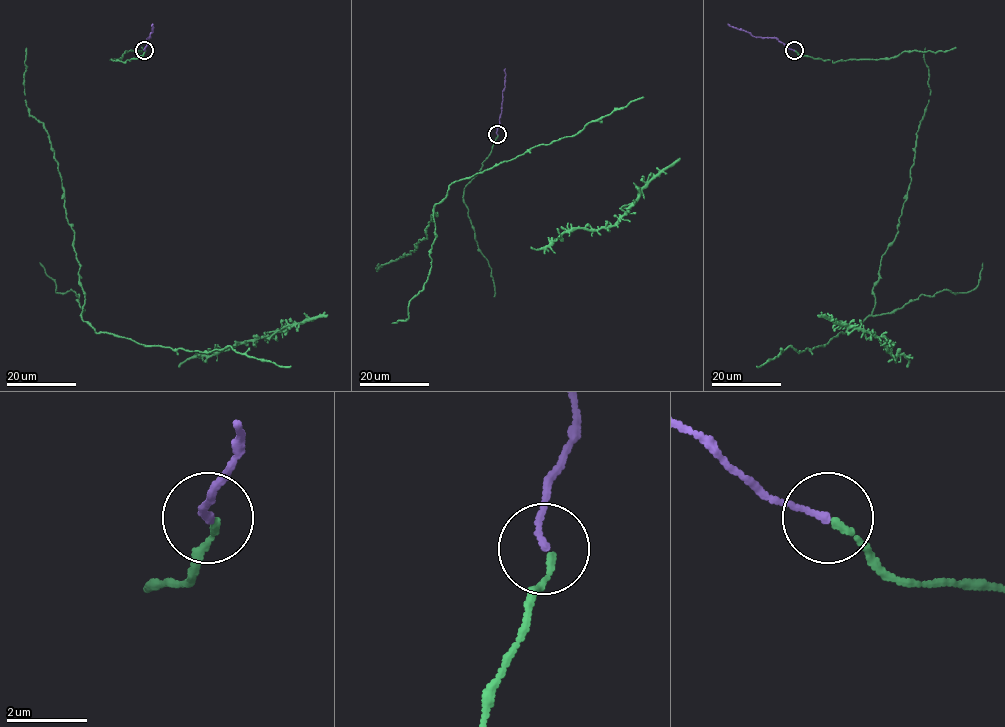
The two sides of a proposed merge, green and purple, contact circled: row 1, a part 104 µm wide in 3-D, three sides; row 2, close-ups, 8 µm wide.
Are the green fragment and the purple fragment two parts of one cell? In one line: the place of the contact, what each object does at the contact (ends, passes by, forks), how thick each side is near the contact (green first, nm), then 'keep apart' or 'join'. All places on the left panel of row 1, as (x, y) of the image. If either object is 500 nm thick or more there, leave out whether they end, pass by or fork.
(144, 50) | green ends | purple ends | 150/160 nm | join

